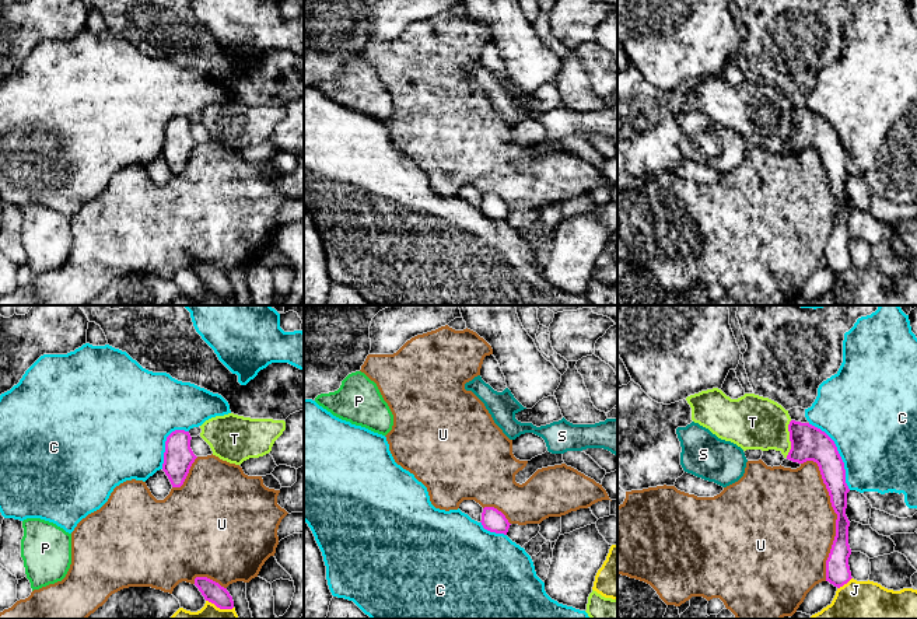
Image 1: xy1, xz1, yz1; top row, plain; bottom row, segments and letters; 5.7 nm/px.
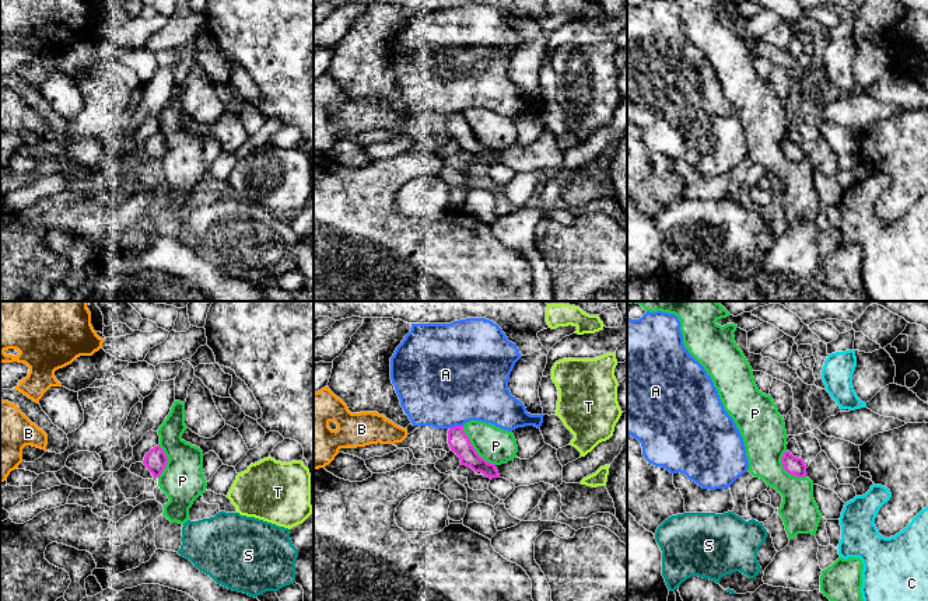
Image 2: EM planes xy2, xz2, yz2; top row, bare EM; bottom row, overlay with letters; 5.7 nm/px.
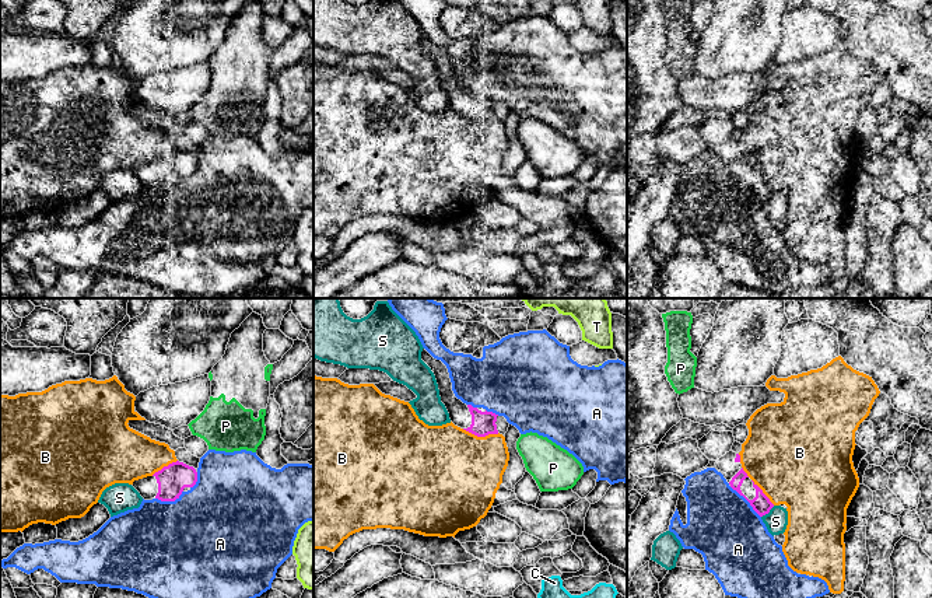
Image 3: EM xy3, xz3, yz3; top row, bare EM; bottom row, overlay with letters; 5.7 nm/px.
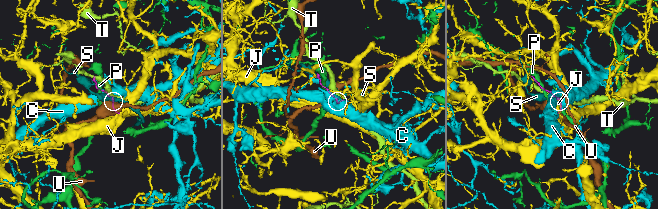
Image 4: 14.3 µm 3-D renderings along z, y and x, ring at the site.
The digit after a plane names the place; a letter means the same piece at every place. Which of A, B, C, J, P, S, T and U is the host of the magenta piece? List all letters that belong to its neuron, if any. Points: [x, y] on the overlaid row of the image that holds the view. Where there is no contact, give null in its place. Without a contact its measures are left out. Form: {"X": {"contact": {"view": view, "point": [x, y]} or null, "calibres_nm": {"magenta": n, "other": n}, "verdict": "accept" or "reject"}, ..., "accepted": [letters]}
{"A": {"contact": {"view": "yz3", "point": [746, 499]}, "calibres_nm": {"magenta": 110, "other": 400}, "verdict": "reject"}, "B": {"contact": {"view": "xz3", "point": [480, 436]}, "calibres_nm": {"magenta": 140, "other": 480}, "verdict": "reject"}, "C": {"contact": {"view": "yz1", "point": [837, 453]}, "calibres_nm": {"magenta": 200, "other": 480}, "verdict": "reject"}, "J": {"contact": {"view": "yz1", "point": [844, 583]}, "calibres_nm": {"magenta": 140, "other": 420}, "verdict": "reject"}, "P": {"contact": {"view": "xz2", "point": [473, 448]}, "calibres_nm": {"magenta": 120, "other": 200}, "verdict": "reject"}, "S": {"contact": {"view": "yz3", "point": [767, 513]}, "calibres_nm": {"magenta": 110, "other": 130}, "verdict": "reject"}, "T": {"contact": {"view": "yz1", "point": [790, 439]}, "calibres_nm": {"magenta": 200, "other": 320}, "verdict": "reject"}, "U": {"contact": {"view": "yz1", "point": [837, 517]}, "calibres_nm": {"magenta": 140, "other": 460}, "verdict": "reject"}, "accepted": []}

